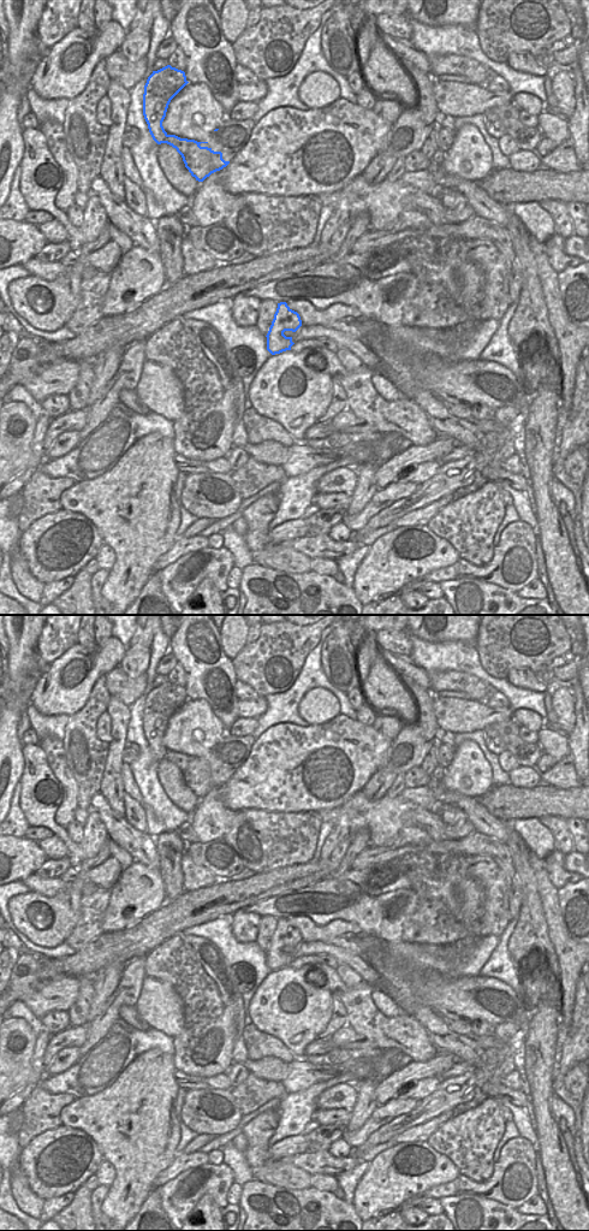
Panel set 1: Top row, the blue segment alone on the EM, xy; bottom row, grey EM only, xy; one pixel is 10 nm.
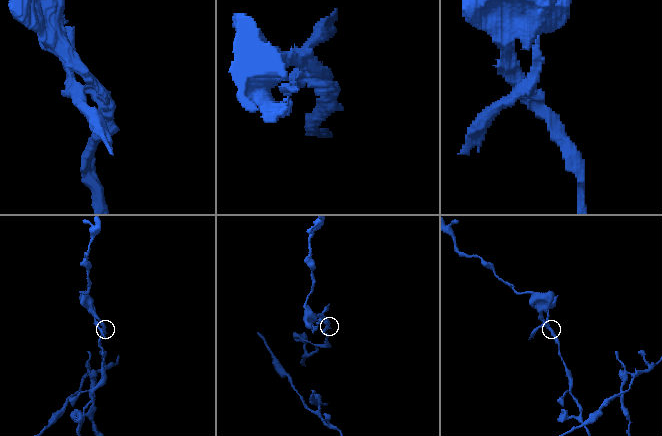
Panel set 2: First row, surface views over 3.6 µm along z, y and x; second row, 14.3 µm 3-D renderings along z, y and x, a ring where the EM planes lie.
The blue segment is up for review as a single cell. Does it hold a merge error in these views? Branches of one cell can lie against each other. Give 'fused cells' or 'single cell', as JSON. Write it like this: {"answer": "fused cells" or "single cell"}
{"answer": "fused cells"}

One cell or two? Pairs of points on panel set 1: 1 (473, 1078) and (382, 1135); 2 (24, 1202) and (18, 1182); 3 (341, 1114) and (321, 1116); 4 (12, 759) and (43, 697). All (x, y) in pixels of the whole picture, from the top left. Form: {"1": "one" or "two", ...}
{"1": "one", "2": "one", "3": "one", "4": "two"}

